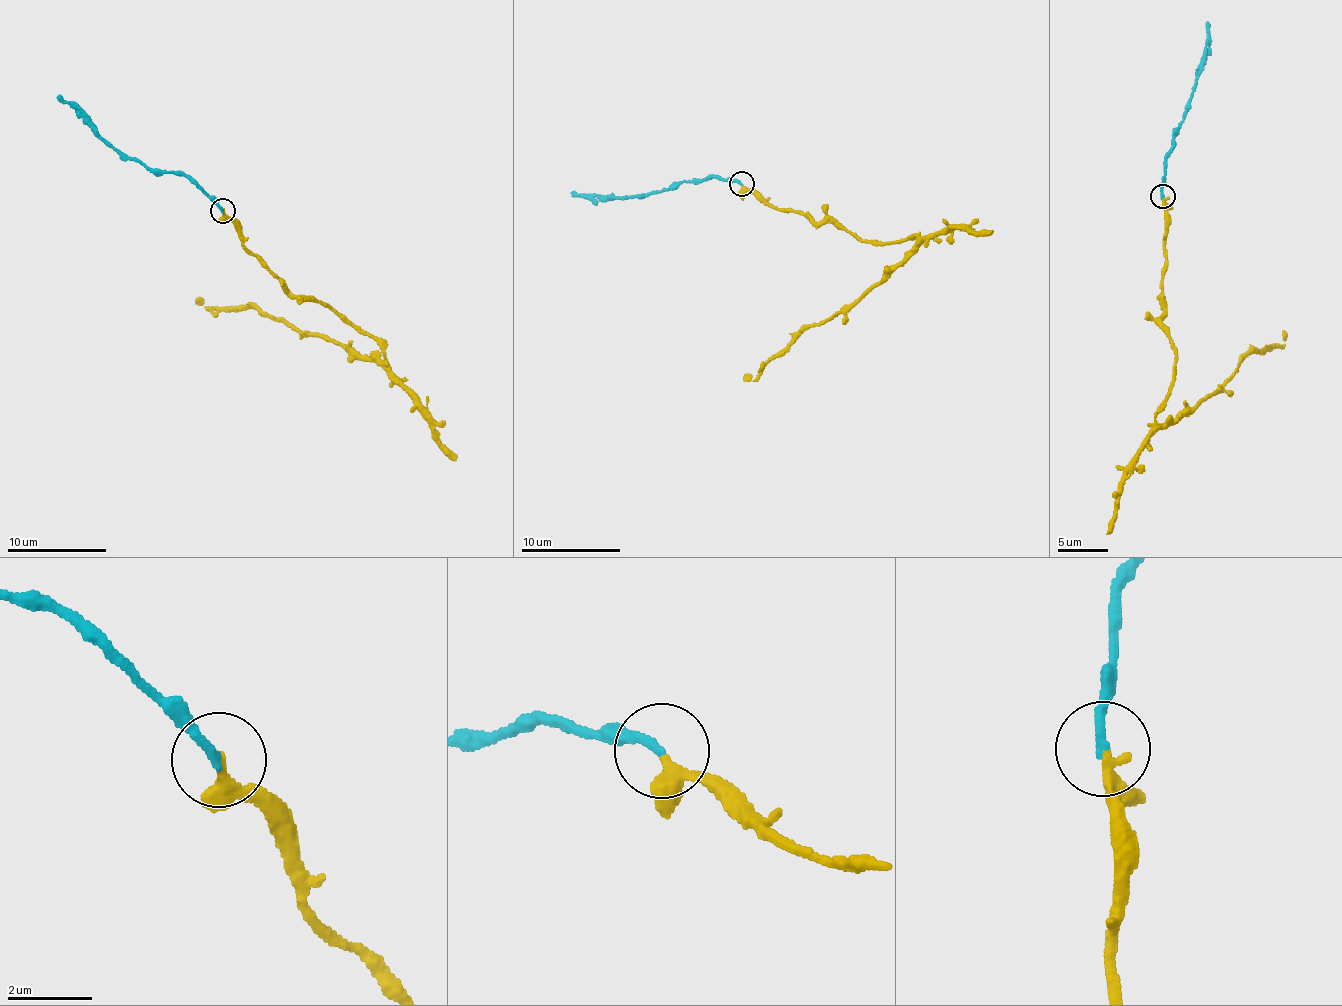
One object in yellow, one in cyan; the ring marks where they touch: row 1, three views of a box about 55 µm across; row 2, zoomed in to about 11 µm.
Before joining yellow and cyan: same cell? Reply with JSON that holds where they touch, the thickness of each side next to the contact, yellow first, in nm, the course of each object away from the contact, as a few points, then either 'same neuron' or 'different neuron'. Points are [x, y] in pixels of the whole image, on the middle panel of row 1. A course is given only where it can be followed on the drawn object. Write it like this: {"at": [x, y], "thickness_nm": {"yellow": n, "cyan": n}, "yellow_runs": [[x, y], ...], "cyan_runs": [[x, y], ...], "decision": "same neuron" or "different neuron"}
{"at": [741, 184], "thickness_nm": {"yellow": 280, "cyan": 220}, "yellow_runs": [[741, 184], [765, 204], [837, 220], [878, 243], [916, 237], [880, 283], [789, 342], [754, 380], [745, 374]], "cyan_runs": [[741, 184], [716, 176], [700, 181], [680, 181], [639, 195], [606, 194], [593, 200], [573, 191]], "decision": "same neuron"}

